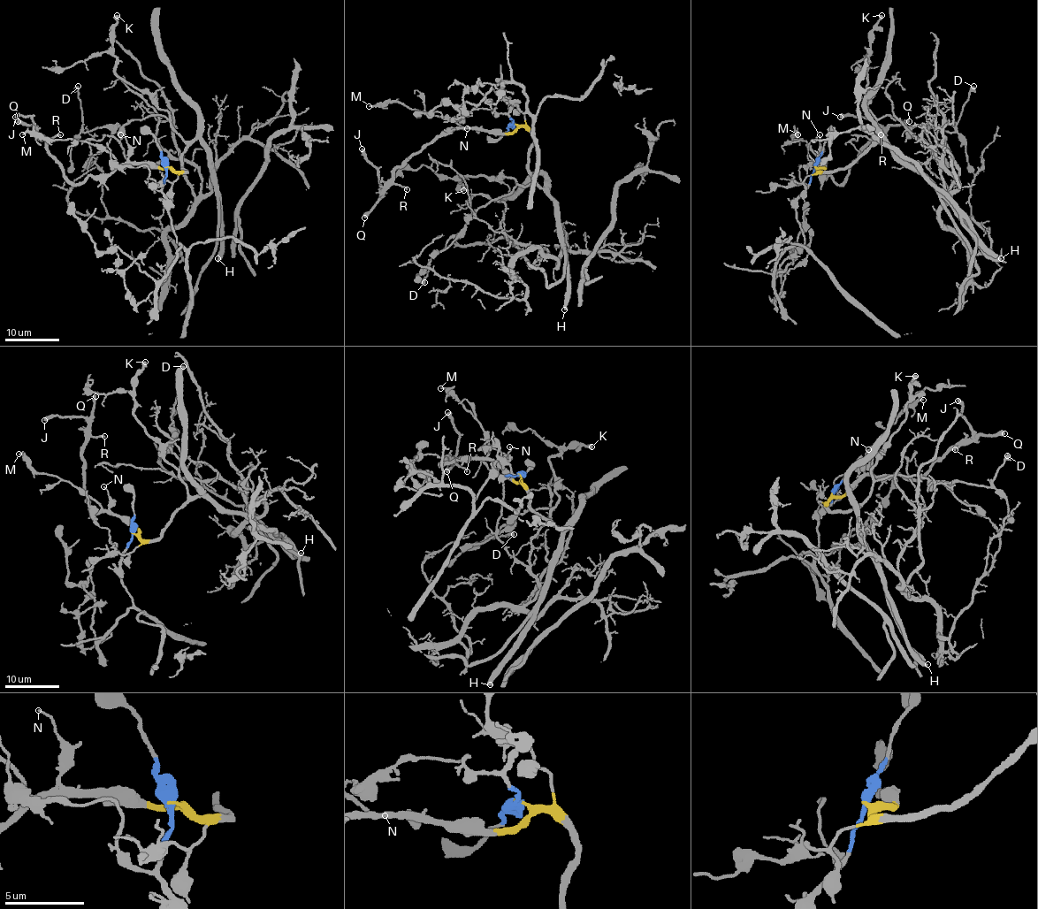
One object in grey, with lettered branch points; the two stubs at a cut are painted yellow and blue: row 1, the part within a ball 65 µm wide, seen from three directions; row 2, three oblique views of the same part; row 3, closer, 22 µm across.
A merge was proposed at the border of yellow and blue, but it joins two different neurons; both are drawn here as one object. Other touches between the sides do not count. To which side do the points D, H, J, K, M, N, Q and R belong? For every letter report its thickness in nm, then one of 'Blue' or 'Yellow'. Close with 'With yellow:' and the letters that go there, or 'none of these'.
D: Thickness 360 nm. Yellow
H: Thickness 480 nm. Yellow
J: Thickness 400 nm. Yellow
K: Thickness 460 nm. Yellow
M: Thickness 200 nm. Yellow
N: Thickness 110 nm. Yellow
Q: Thickness 480 nm. Yellow
R: Thickness 200 nm. Yellow
With yellow: D, H, J, K, M, N, Q, R

